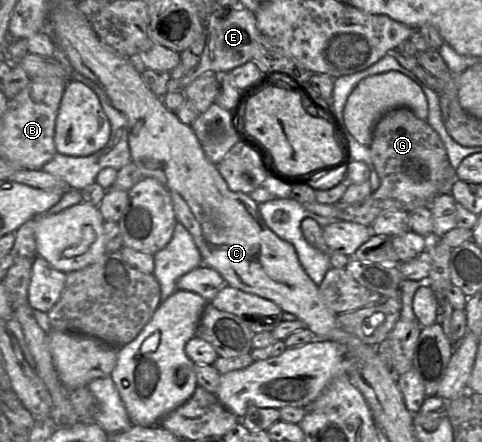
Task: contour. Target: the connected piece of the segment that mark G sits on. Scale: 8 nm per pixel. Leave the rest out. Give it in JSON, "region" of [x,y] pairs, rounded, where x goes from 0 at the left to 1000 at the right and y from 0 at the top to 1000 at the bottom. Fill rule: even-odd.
{"region":[[[822,244],[799,256],[778,283],[772,319],[766,328],[768,355],[788,405],[780,432],[757,450],[737,459],[699,457],[699,495],[768,511],[793,480],[830,475],[851,480],[869,468],[890,468],[900,448],[915,439],[923,407],[948,407],[946,387],[929,362],[927,344],[909,301],[846,244]]]}

